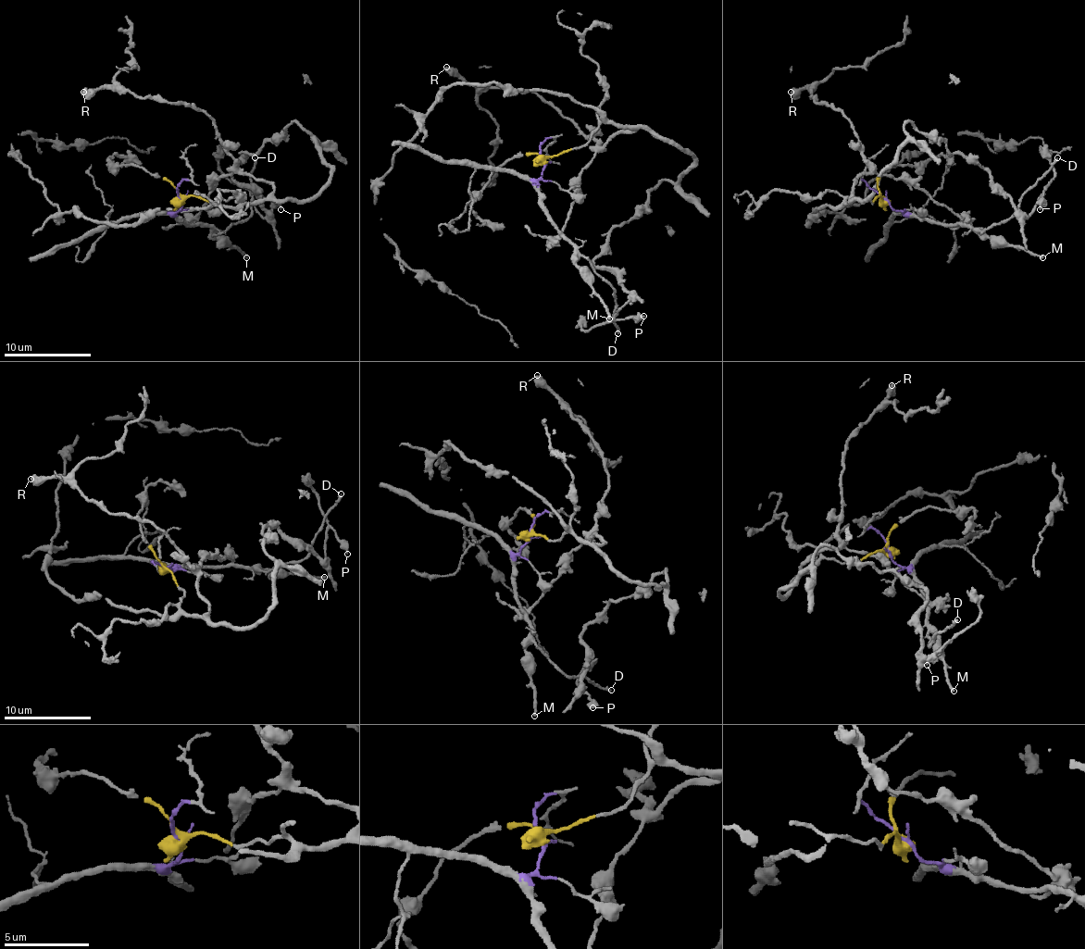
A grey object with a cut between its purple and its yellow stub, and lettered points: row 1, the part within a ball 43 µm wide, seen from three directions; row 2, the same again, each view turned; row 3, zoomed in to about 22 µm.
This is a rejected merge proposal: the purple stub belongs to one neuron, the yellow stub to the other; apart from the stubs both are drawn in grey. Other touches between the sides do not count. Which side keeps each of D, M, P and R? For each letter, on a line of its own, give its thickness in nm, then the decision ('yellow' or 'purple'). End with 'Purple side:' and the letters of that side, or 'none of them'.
D: 240 nm thick; purple
M: 240 nm thick; purple
P: 320 nm thick; yellow
R: 600 nm thick; yellow
Purple side: D, M

